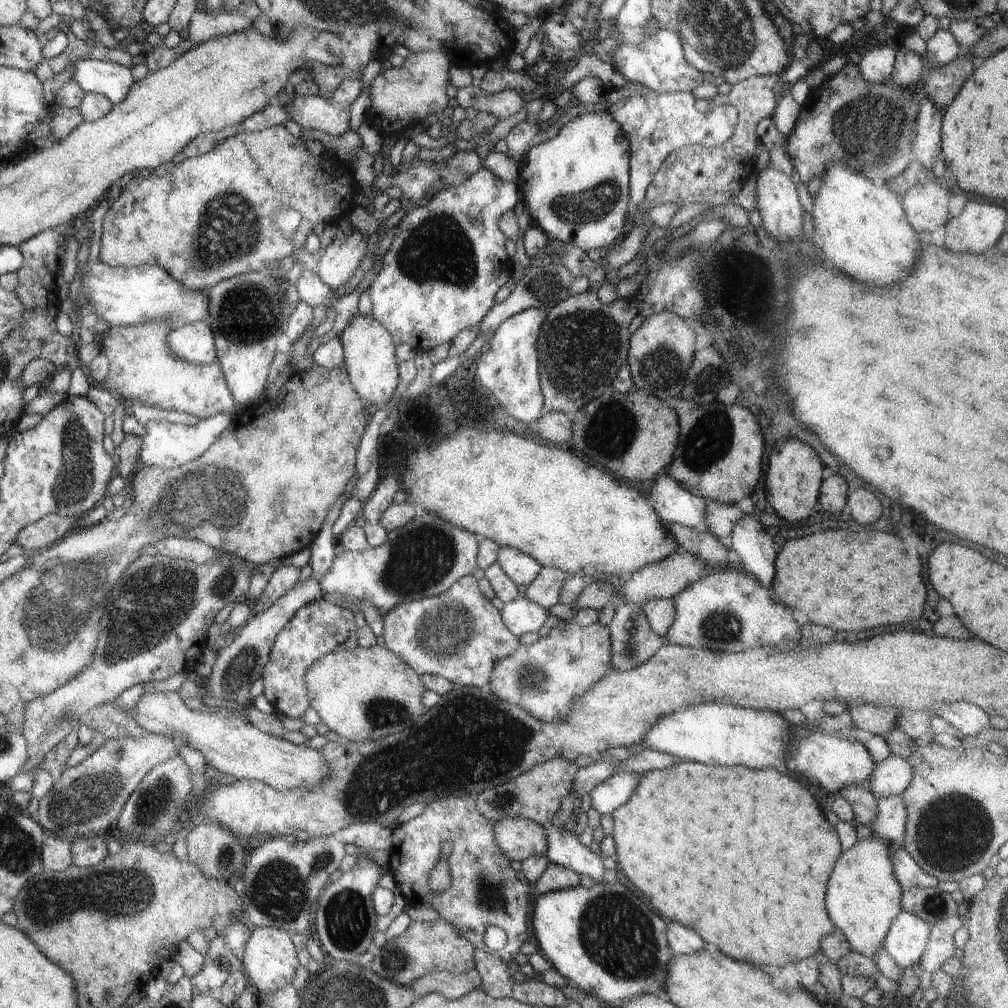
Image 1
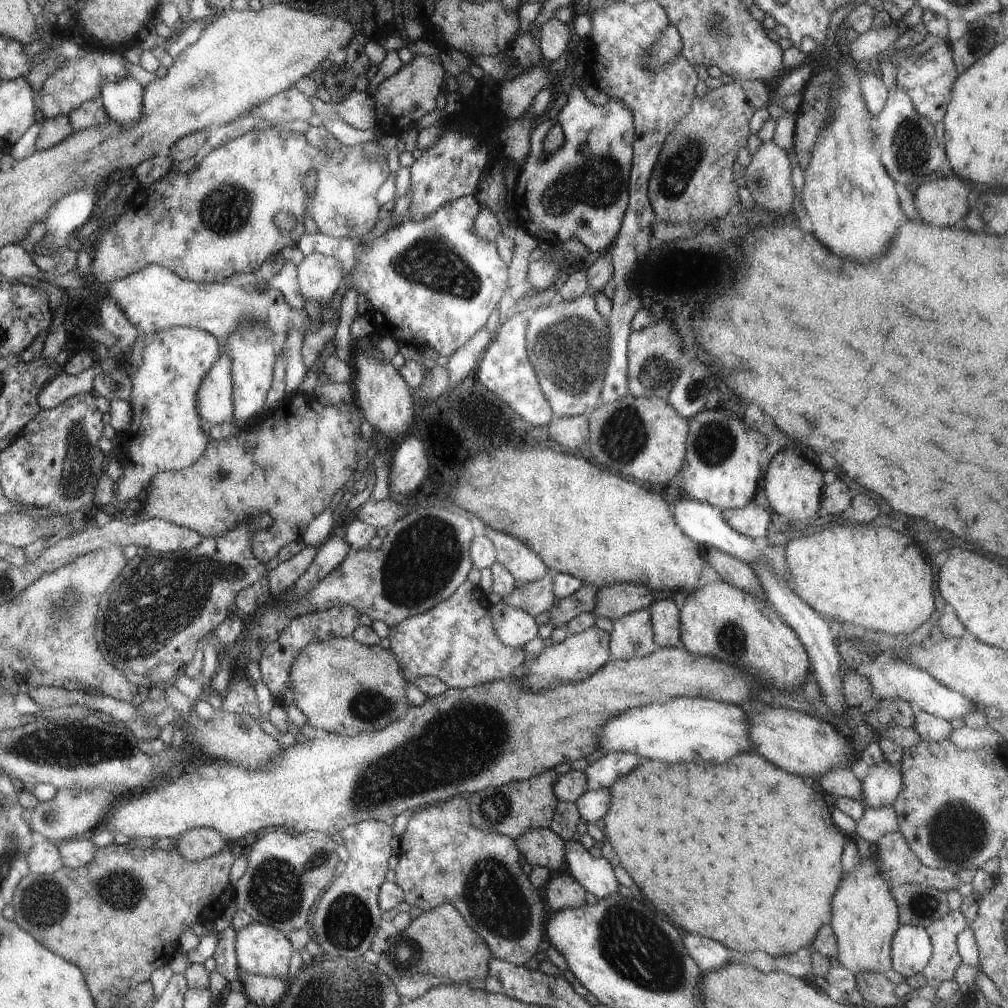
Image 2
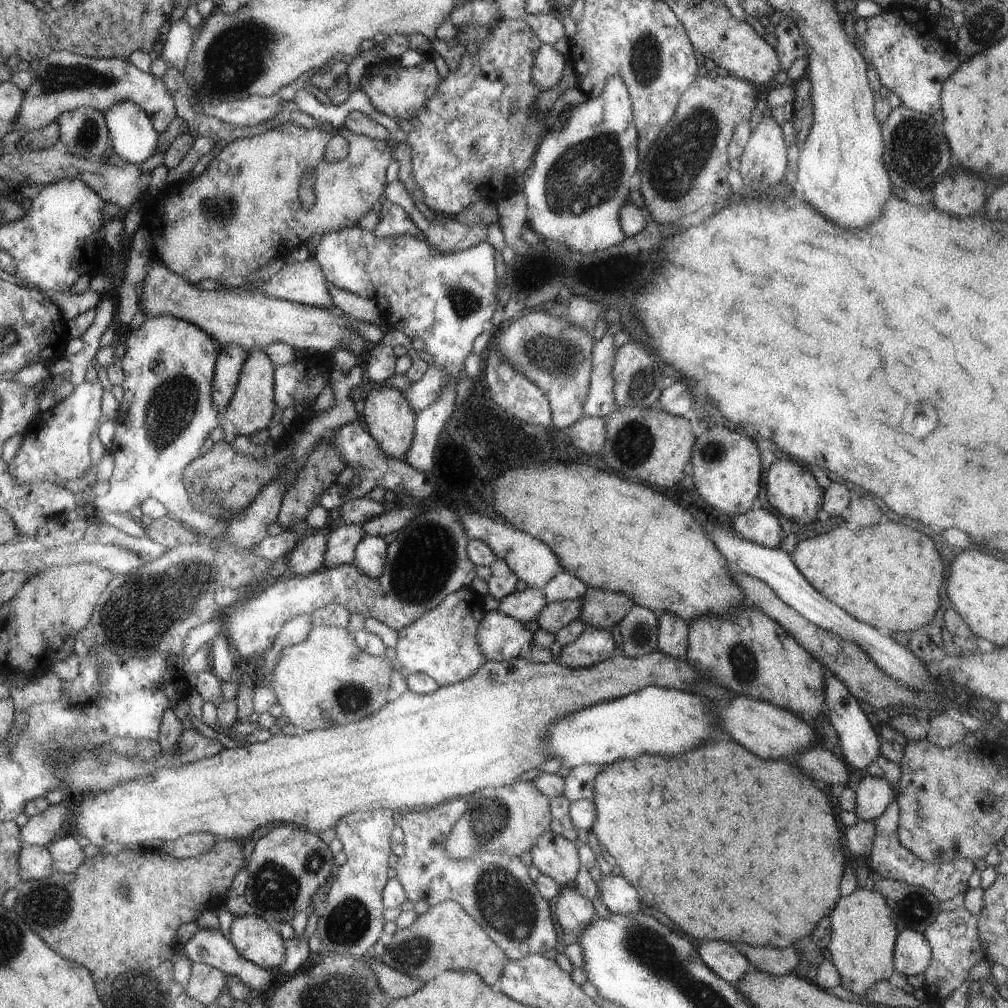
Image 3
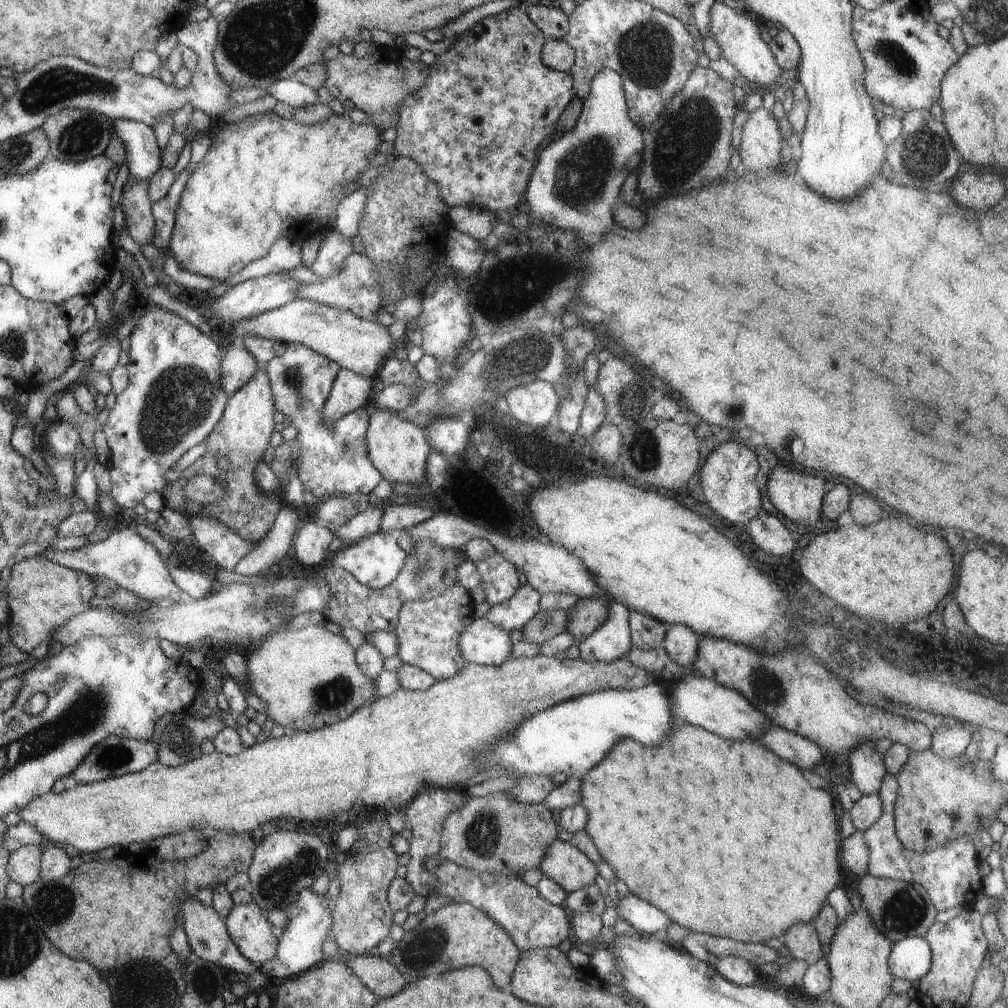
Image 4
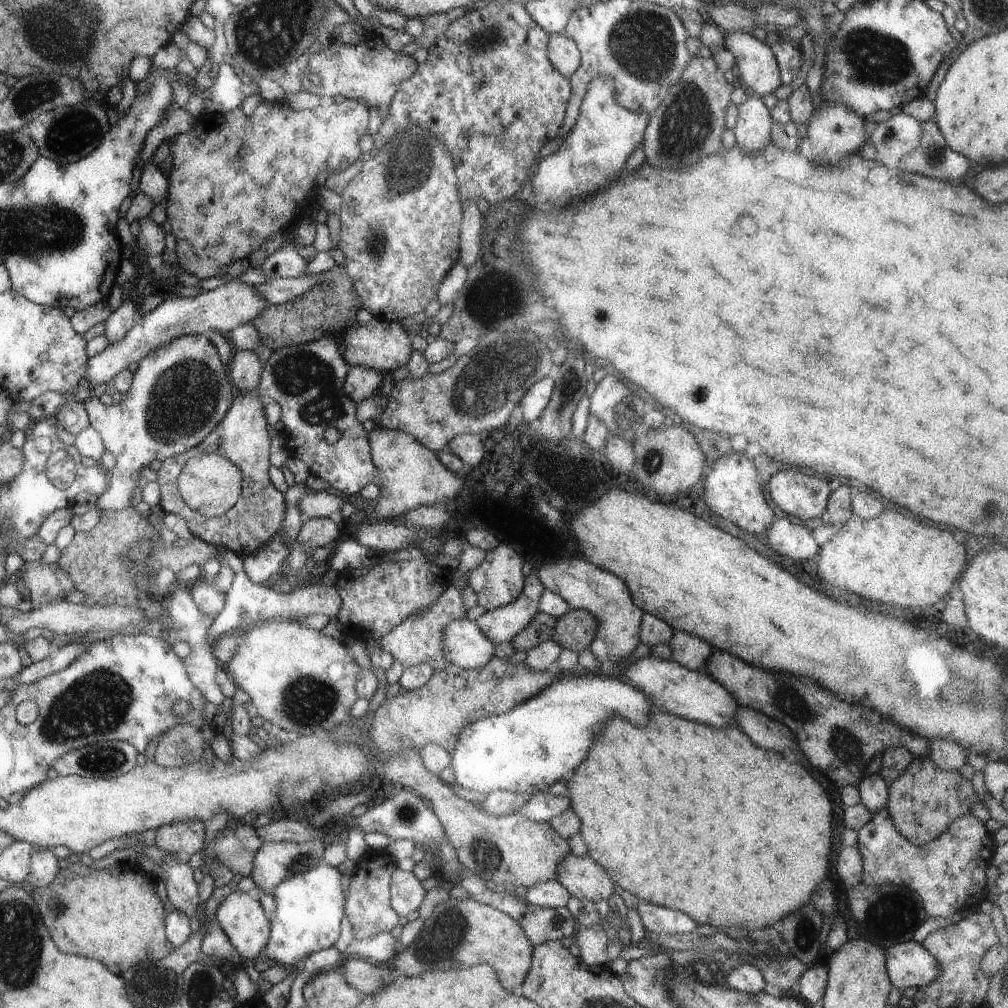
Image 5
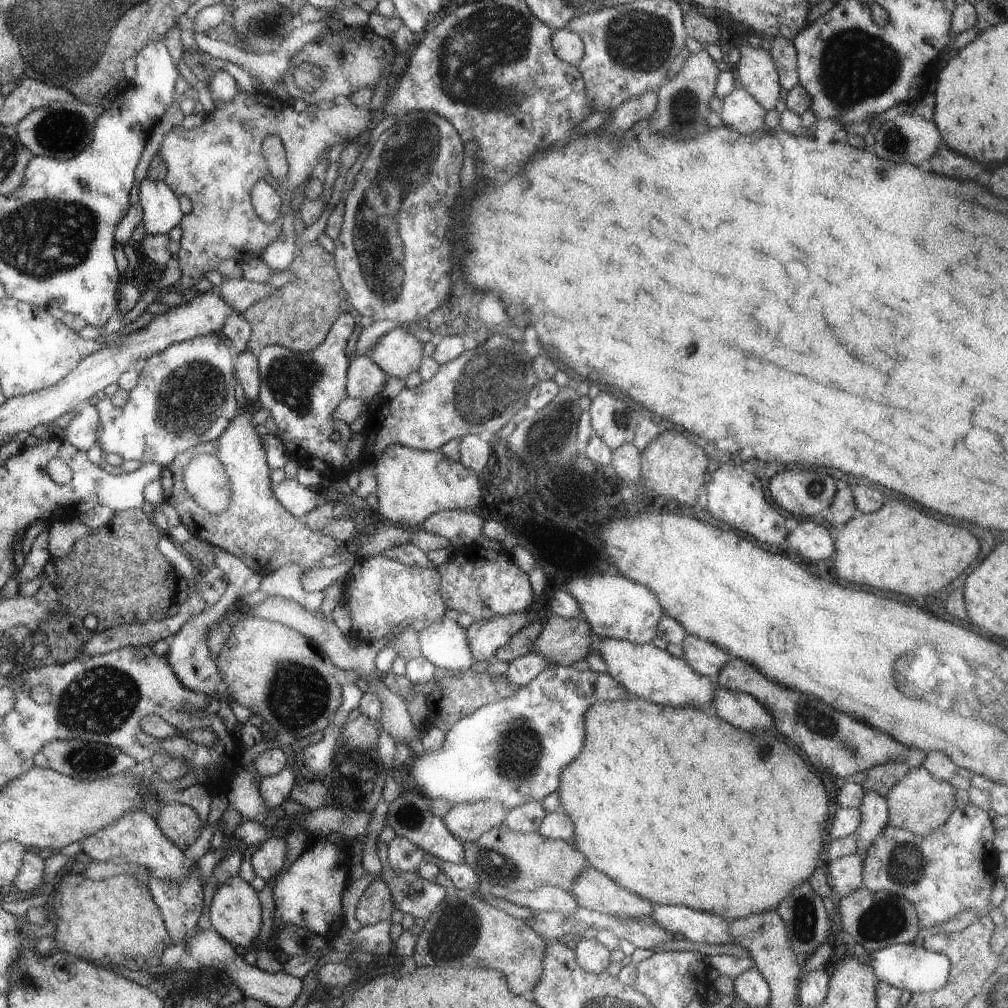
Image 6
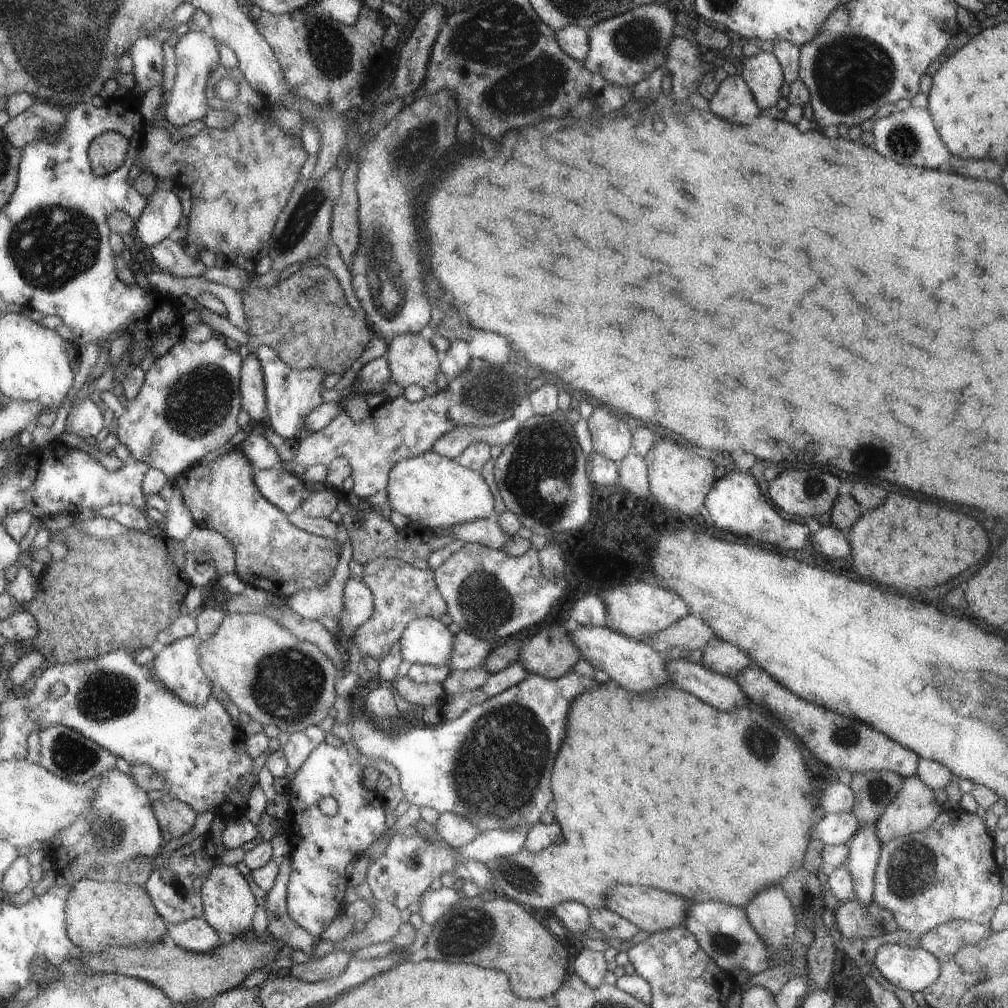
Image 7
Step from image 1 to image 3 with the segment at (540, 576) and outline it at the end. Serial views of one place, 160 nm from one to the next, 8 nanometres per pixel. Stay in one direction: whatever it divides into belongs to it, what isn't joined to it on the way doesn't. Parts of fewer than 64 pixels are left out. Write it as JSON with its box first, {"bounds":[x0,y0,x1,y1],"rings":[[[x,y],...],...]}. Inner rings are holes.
{"bounds":[496,587,547,623],"rings":[[[525,587],[504,596],[496,609],[499,614],[526,623],[535,619],[538,612],[547,604],[542,588]]]}

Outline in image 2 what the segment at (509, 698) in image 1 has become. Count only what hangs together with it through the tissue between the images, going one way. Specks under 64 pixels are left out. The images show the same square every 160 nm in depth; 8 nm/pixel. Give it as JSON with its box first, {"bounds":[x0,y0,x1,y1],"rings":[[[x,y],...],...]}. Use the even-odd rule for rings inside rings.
{"bounds":[520,626,610,689],"rings":[[[593,626],[578,633],[568,634],[559,643],[543,646],[536,657],[522,662],[520,672],[522,684],[527,689],[544,689],[555,683],[582,681],[610,660],[609,635],[606,631]]]}

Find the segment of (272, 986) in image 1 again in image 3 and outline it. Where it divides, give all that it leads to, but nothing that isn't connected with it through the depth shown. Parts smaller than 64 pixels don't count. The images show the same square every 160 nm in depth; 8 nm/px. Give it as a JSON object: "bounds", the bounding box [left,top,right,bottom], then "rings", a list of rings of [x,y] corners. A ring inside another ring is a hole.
{"bounds":[228,912,284,972],"rings":[[[255,912],[233,919],[228,941],[239,956],[270,972],[276,971],[283,962],[284,940],[271,923]]]}

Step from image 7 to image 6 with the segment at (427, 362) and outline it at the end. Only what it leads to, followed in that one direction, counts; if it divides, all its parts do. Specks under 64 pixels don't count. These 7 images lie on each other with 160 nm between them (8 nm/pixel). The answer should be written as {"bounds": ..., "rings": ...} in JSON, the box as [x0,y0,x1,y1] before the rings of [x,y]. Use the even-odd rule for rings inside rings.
{"bounds":[366,328,422,379],"rings":[[[402,328],[383,334],[366,354],[389,378],[404,379],[418,370],[422,343]]]}

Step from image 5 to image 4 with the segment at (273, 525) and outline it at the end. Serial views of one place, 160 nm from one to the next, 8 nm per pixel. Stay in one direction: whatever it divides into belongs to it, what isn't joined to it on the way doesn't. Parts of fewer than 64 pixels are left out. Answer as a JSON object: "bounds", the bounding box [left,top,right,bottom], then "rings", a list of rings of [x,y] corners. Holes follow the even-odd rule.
{"bounds":[162,367,283,543],"rings":[[[263,367],[257,368],[253,376],[245,381],[225,403],[223,412],[219,420],[215,423],[213,430],[204,438],[205,451],[191,465],[183,470],[181,476],[168,482],[162,490],[164,506],[185,515],[207,515],[218,520],[232,534],[240,539],[258,543],[265,536],[265,533],[274,523],[277,512],[283,503],[282,497],[273,492],[262,492],[255,486],[253,471],[260,459],[263,459],[263,451],[267,446],[270,434],[278,429],[273,423],[274,406],[272,403],[272,392],[268,383],[268,378]],[[223,457],[229,461],[228,471],[218,471],[216,468],[216,458]],[[198,472],[213,474],[214,479],[222,485],[223,496],[215,502],[203,505],[199,508],[197,504],[187,502],[182,490],[186,480]]]}

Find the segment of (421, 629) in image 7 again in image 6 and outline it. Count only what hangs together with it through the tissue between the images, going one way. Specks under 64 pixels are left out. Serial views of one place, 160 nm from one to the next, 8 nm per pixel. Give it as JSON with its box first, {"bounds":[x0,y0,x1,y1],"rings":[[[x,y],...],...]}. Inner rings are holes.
{"bounds":[416,619,476,671],"rings":[[[451,619],[435,620],[425,630],[416,632],[420,656],[435,668],[464,671],[476,662],[468,647],[466,629]]]}

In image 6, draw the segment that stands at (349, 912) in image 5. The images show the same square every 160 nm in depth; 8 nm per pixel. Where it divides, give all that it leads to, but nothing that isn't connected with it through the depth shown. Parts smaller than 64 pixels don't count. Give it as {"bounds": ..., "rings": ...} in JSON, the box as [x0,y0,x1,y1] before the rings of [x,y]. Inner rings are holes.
{"bounds":[355,878,394,926],"rings":[[[379,878],[372,880],[355,906],[355,918],[360,926],[385,920],[394,910],[387,885]]]}

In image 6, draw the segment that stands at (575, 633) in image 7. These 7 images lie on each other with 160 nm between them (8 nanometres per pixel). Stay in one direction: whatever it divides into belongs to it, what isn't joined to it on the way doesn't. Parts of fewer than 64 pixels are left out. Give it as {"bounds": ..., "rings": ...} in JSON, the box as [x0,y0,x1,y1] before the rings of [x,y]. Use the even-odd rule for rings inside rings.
{"bounds":[590,637,714,706],"rings":[[[597,637],[592,640],[590,648],[591,652],[594,650],[599,652],[599,656],[607,667],[608,675],[614,678],[631,696],[639,696],[647,702],[661,704],[661,706],[705,706],[705,704],[710,706],[714,697],[714,681],[712,681],[712,678],[697,674],[689,668],[689,665],[681,657],[673,657],[665,649],[658,649],[650,642],[640,645],[629,641]]]}

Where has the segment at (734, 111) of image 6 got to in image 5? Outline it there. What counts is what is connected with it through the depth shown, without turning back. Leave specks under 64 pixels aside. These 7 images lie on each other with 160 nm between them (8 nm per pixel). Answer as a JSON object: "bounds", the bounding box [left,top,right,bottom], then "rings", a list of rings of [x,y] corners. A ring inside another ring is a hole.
{"bounds":[731,94,772,152],"rings":[[[755,94],[743,101],[736,107],[737,117],[731,131],[743,152],[757,152],[769,144],[772,120],[769,110]]]}

